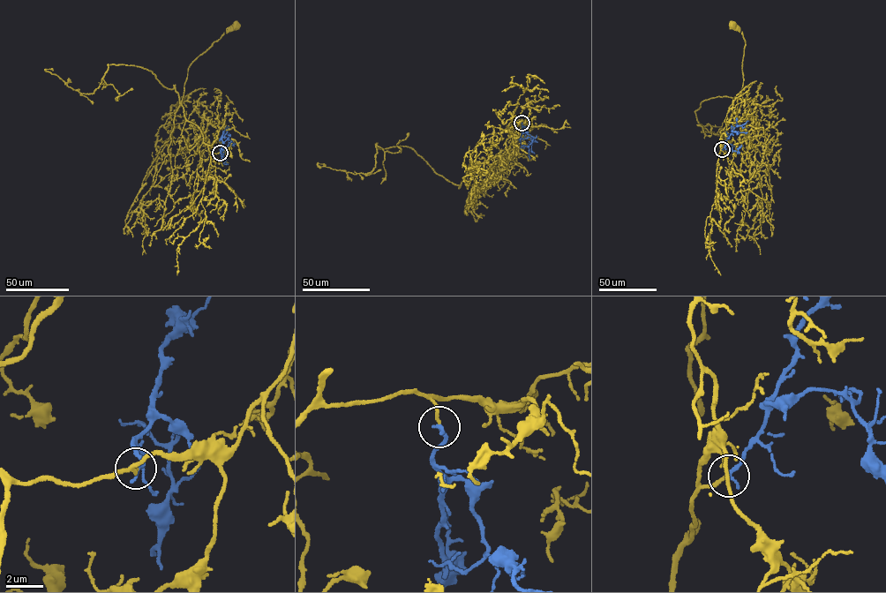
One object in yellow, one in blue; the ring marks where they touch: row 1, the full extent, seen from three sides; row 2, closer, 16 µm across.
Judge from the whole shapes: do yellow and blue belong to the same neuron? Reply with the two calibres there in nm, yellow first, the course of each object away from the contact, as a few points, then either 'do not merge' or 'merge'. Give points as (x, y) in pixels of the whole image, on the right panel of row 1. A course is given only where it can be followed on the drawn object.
170 nm thick on the yellow side, 260 nm on the other; yellow runs (722, 149), (719, 153), (724, 144), (719, 132), (736, 110), (743, 82), (745, 41), (741, 31), (732, 25); blue runs (722, 149), (732, 130), (745, 133); merge

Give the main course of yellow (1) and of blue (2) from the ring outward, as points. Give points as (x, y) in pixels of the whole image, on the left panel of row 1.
1: (220, 153), (209, 151), (201, 131), (186, 120), (181, 102), (191, 63), (236, 26)
2: (220, 153), (222, 137), (230, 140), (227, 146)

